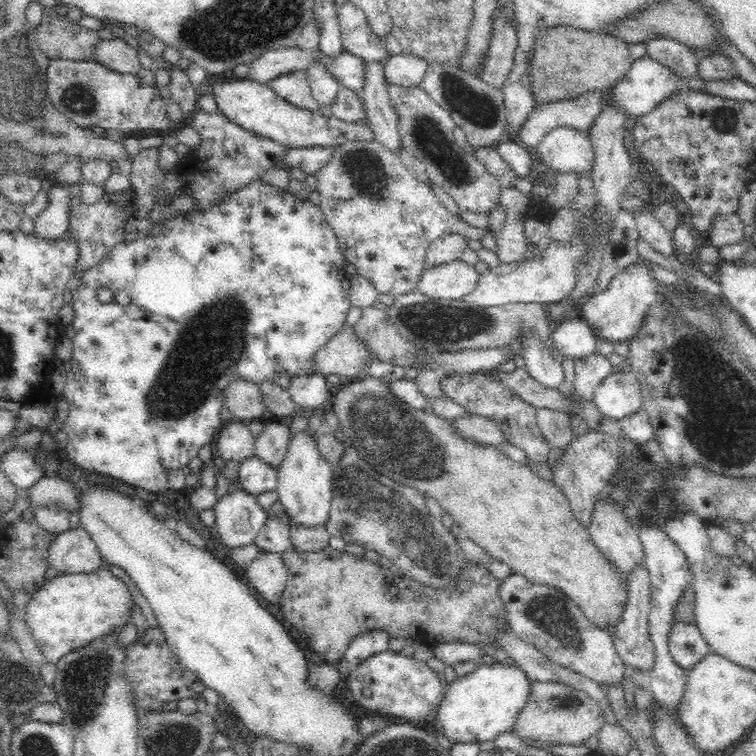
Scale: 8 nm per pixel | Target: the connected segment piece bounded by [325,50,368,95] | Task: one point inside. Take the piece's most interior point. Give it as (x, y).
(349, 68)

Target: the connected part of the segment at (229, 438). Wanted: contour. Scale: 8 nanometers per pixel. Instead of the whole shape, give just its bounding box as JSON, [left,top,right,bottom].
[216,419,255,465]

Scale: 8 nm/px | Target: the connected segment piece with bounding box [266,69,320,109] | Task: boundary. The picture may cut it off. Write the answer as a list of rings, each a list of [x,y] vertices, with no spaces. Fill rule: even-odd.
[[[292,69],[290,72],[280,73],[275,79],[266,83],[278,96],[288,102],[308,109],[318,109],[319,102],[311,95],[311,88],[305,72]]]

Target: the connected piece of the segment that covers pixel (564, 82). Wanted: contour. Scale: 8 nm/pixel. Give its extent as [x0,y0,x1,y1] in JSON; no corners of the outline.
[523,25,633,108]

